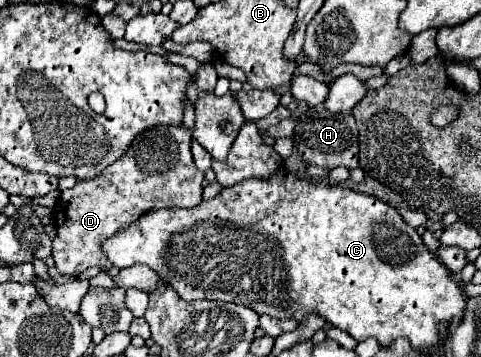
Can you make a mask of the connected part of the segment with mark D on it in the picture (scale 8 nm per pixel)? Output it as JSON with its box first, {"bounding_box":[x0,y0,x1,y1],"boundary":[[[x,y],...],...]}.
{"bounding_box":[53,126,203,278],"boundary":[[[159,126],[143,132],[135,144],[131,144],[131,150],[121,156],[115,164],[103,170],[101,176],[93,180],[77,180],[75,188],[63,190],[57,204],[55,204],[55,224],[57,224],[57,238],[53,240],[53,258],[55,258],[55,268],[65,274],[67,278],[79,276],[83,270],[91,266],[101,266],[101,268],[111,268],[107,264],[107,256],[101,252],[101,242],[127,224],[131,220],[137,220],[139,216],[147,214],[149,210],[159,210],[159,208],[191,208],[201,202],[201,186],[203,172],[195,166],[193,156],[191,156],[191,132],[185,130],[183,126]]]}

